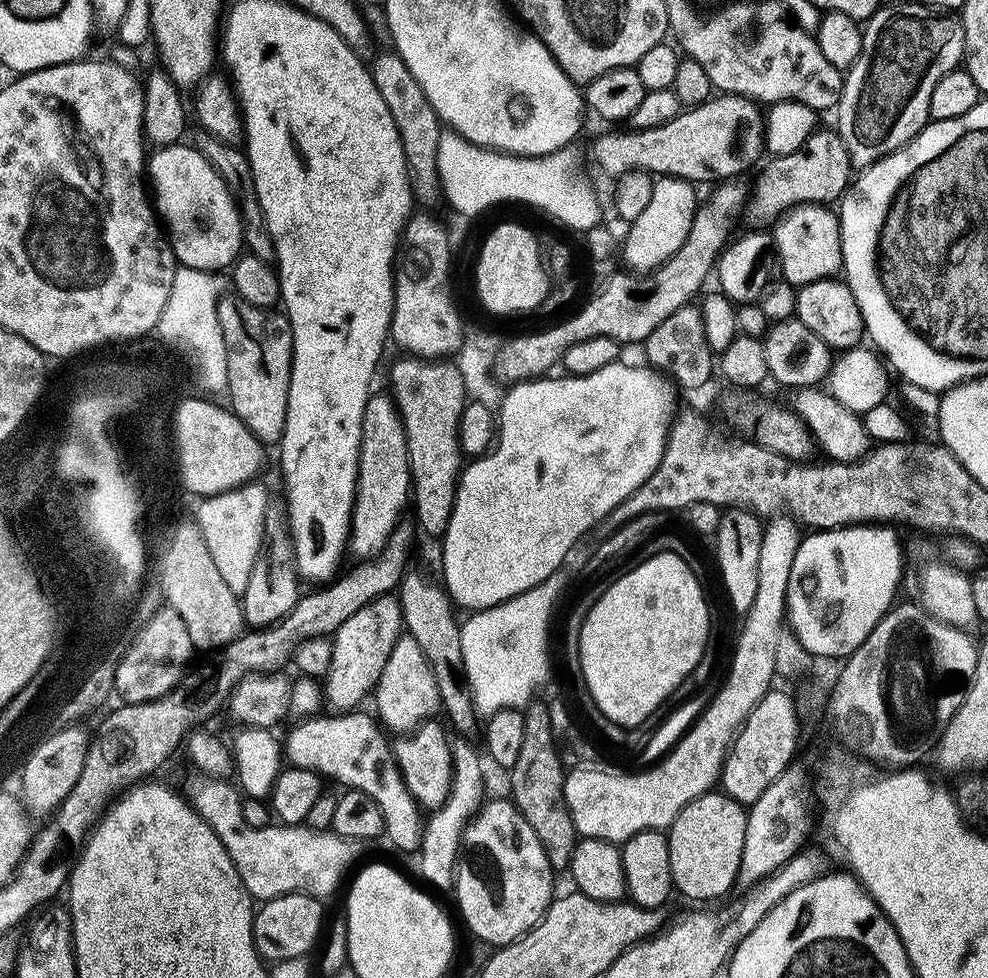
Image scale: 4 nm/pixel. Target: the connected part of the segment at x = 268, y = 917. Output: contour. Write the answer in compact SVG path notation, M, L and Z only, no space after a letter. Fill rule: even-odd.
M291 892L263 901L252 920L252 940L261 959L279 962L305 957L315 942L317 945L324 928L326 912L324 916L322 904L323 901L319 897L304 895L301 892Z

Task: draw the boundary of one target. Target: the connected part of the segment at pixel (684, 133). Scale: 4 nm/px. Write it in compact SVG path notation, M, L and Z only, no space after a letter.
M716 94L696 107L685 107L662 126L602 133L592 144L592 164L611 178L627 172L647 172L656 178L683 176L693 182L739 177L765 151L764 116L759 110L757 101L744 96Z

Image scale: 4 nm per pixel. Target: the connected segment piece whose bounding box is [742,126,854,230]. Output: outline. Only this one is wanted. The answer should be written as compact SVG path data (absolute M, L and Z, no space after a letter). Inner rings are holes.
M820 126L813 130L806 138L804 147L794 154L772 156L769 159L770 162L761 170L756 185L751 185L742 212L742 216L748 219L749 229L767 229L775 225L785 212L790 212L801 204L831 205L847 192L854 169L839 132L828 128Z

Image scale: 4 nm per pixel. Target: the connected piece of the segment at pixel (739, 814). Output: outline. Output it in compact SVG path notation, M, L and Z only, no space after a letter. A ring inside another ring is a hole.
M720 790L707 791L689 802L666 832L675 891L692 900L716 900L734 888L742 862L742 842L746 842L747 821L745 805Z

